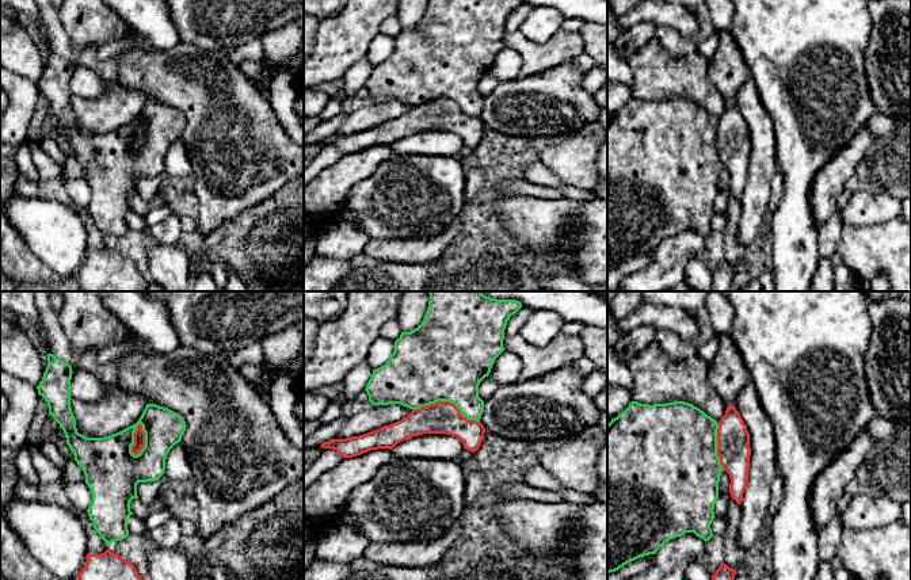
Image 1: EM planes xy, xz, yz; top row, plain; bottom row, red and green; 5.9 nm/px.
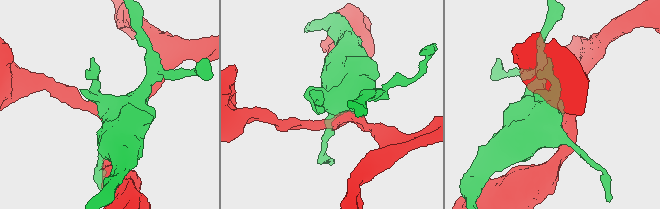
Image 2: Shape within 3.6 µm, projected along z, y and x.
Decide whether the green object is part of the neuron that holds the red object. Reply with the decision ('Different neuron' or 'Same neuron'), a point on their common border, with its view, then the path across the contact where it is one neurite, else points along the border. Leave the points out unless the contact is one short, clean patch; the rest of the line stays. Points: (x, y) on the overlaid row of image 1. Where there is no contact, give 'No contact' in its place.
Different neuron. Touches red at xz (446, 401)

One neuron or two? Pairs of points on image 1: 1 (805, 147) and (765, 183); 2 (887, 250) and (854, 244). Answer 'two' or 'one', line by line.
1: two
2: one

